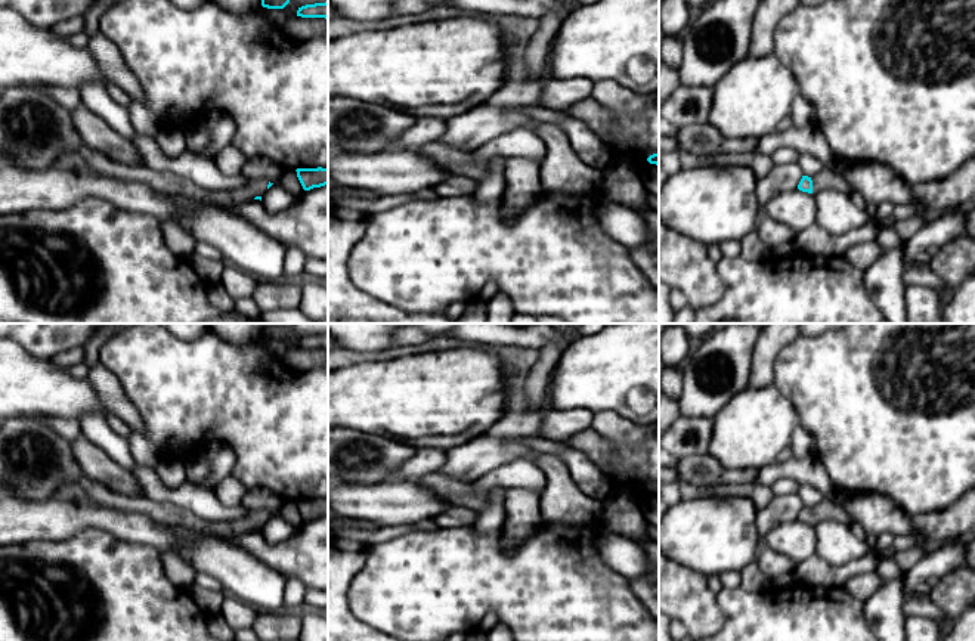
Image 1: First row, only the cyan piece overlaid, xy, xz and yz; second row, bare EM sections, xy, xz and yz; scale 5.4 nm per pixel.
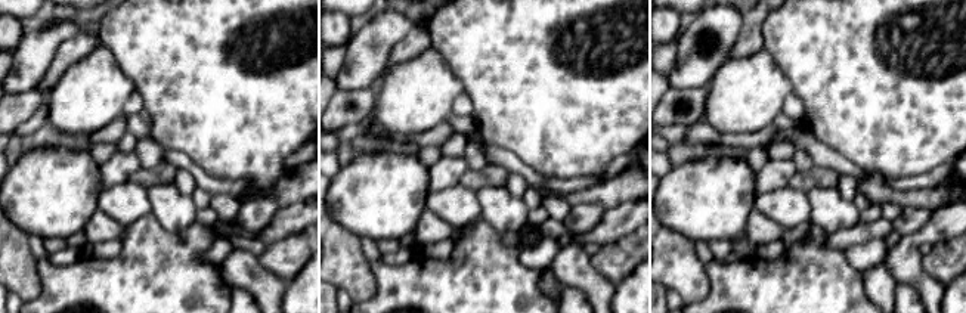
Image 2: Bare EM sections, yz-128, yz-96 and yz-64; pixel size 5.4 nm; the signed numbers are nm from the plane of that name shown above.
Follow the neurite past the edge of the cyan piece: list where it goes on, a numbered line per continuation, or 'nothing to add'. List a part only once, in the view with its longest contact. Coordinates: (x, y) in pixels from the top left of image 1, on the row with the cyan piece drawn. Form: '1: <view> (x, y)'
1: yz (825, 179)

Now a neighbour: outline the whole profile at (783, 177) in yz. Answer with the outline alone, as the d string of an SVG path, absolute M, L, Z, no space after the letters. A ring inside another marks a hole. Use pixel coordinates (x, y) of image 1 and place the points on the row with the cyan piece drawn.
M784 162L770 170L767 176L758 180L756 196L759 213L764 213L767 202L783 192L798 189L804 173L798 162Z

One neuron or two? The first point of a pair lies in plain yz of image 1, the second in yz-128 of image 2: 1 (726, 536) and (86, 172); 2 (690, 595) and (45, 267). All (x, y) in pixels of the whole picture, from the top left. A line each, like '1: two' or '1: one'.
1: one
2: two

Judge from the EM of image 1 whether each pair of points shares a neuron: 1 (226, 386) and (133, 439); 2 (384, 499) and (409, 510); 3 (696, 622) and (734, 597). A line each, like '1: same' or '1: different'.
1: different
2: same
3: different

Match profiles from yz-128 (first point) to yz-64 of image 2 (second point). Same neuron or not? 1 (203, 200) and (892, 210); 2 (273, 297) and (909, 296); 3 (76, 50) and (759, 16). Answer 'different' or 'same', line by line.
1: same
2: different
3: same

